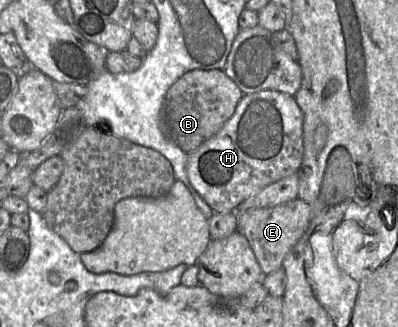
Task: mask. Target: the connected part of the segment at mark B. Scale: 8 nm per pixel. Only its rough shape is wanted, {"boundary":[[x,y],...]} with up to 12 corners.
{"boundary":[[192,70],[168,89],[165,131],[189,154],[244,93],[224,70]]}

